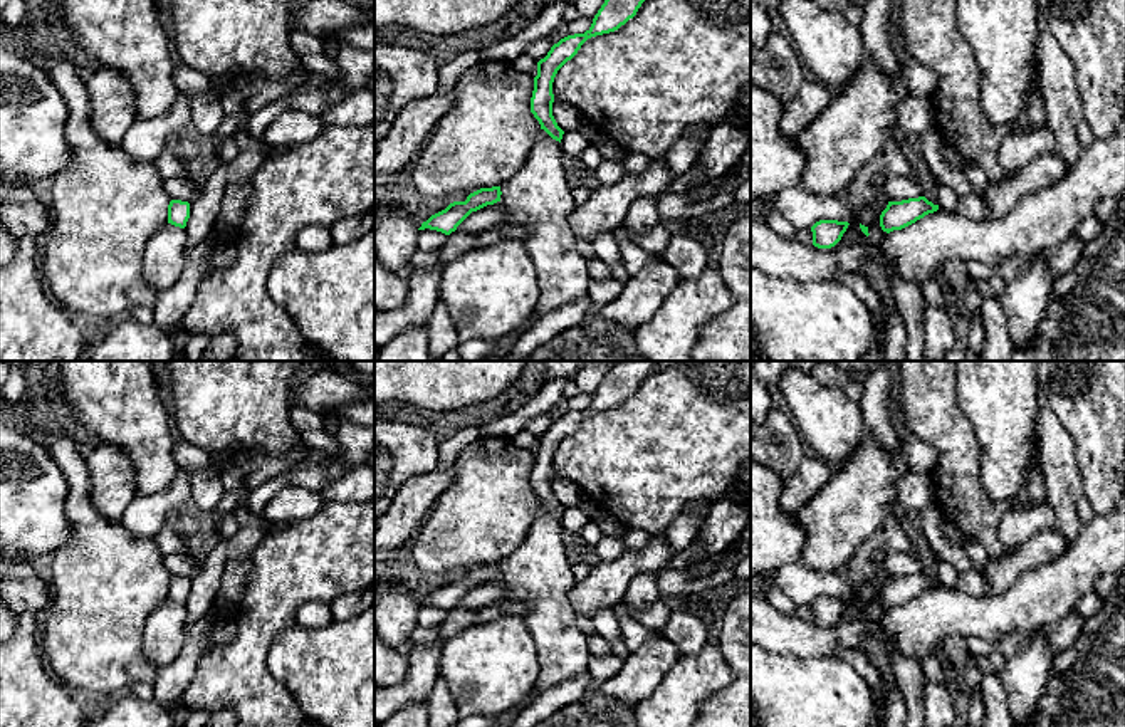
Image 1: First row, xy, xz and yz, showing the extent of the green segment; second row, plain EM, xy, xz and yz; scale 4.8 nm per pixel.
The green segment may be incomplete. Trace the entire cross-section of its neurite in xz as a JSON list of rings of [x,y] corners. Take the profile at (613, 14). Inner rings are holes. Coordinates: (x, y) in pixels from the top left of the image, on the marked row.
[[[604,0],[594,15],[591,27],[584,34],[561,39],[551,47],[547,55],[537,62],[531,112],[539,121],[541,129],[544,129],[552,139],[561,143],[564,134],[552,116],[552,82],[557,71],[578,54],[588,39],[615,32],[633,18],[643,2],[645,0]]]

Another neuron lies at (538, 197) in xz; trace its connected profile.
[[[541,129],[526,165],[500,186],[500,191],[500,201],[507,208],[507,223],[526,228],[521,242],[536,265],[541,289],[536,314],[551,314],[584,297],[593,279],[588,270],[588,259],[579,254],[578,238],[569,228],[569,215],[574,212],[576,203],[564,173],[561,143]]]

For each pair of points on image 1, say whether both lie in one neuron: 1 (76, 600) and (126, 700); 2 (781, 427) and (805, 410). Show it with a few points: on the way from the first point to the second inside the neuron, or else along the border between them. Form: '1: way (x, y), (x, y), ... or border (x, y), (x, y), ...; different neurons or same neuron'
1: border (128, 689), (121, 694); different neurons
2: border (790, 417), (803, 440); different neurons

